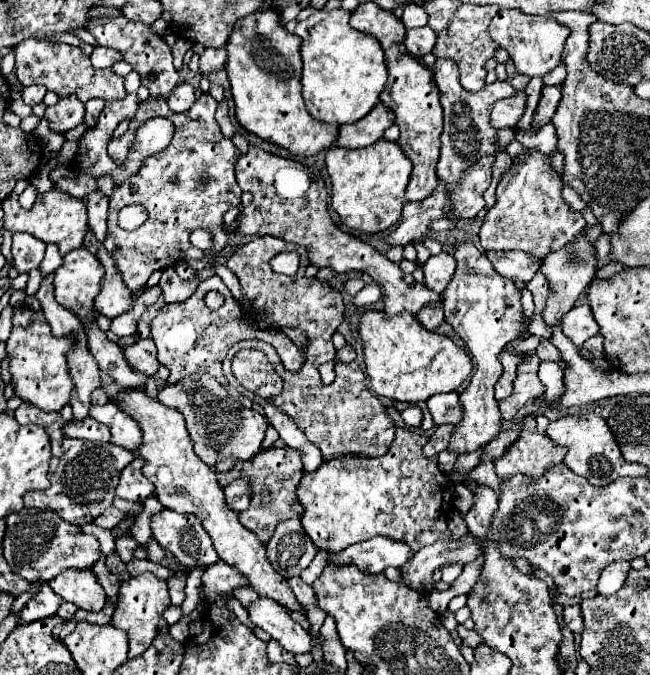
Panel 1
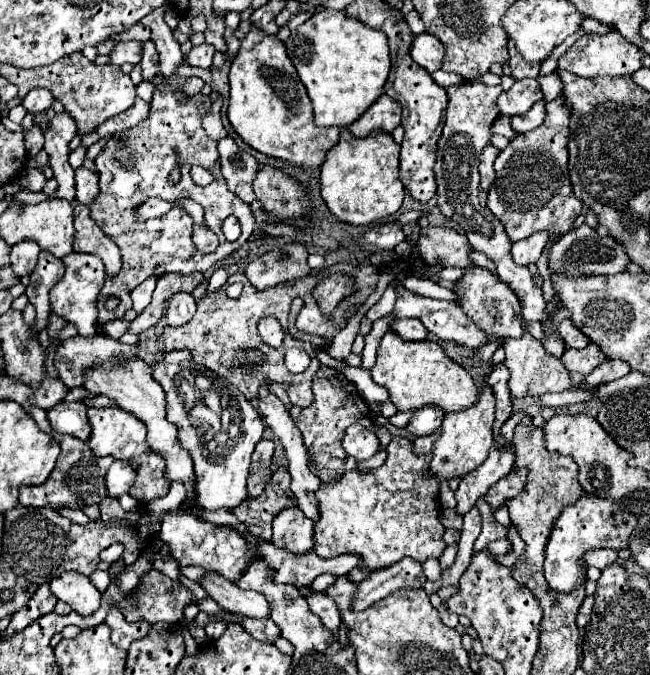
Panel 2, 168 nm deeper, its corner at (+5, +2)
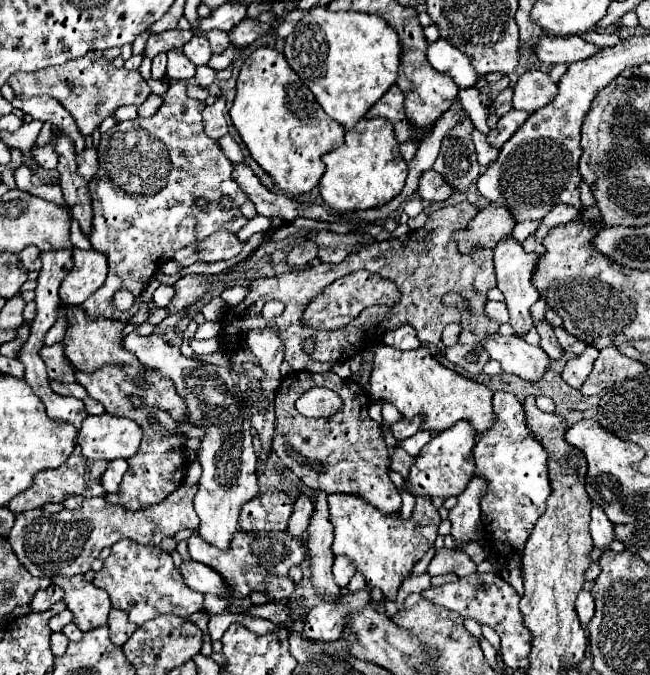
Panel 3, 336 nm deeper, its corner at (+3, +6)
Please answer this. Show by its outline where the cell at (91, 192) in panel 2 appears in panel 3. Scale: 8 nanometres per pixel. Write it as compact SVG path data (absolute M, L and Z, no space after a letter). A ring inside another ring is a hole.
M85 147L81 153L77 153L77 167L79 175L89 181L97 171L97 151L93 147Z

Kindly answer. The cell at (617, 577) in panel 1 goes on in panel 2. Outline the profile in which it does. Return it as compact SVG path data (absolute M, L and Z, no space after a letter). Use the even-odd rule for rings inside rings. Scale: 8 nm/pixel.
M591 549L585 555L587 565L593 565L597 569L605 569L617 561L617 551L613 549Z

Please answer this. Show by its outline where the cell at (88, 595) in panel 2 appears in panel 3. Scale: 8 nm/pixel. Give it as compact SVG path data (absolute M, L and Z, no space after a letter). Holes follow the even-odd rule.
M83 575L55 577L53 583L65 591L65 603L73 613L73 623L81 631L91 631L107 623L111 603L103 589L97 589L91 581L85 581Z

